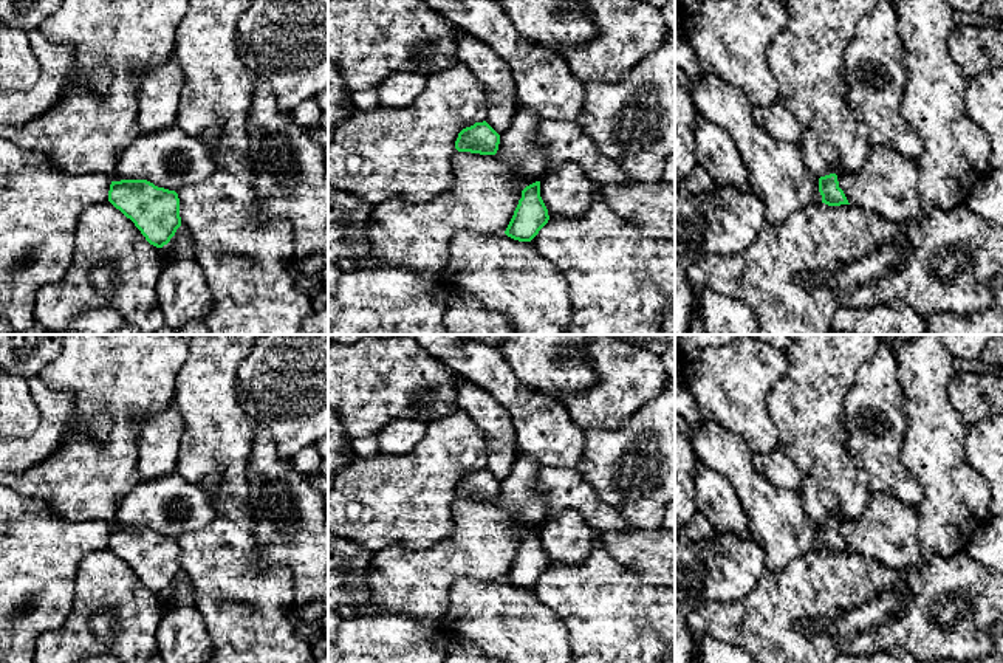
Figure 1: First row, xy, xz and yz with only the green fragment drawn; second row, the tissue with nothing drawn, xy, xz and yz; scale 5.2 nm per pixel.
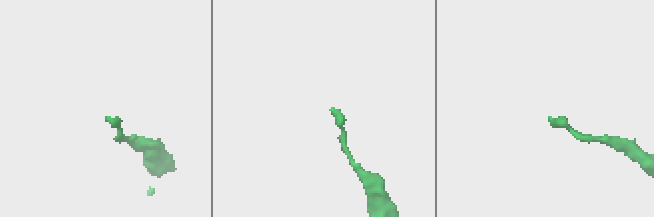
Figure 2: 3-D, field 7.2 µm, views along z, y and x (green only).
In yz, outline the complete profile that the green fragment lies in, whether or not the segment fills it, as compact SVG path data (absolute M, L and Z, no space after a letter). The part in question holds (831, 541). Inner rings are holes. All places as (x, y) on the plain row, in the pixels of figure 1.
M791 335L791 345L785 350L788 370L768 395L768 412L779 429L780 446L800 472L802 505L819 524L822 550L828 553L850 551L837 522L859 517L871 496L868 474L847 449L842 412L861 366L871 359L879 342L879 335Z

